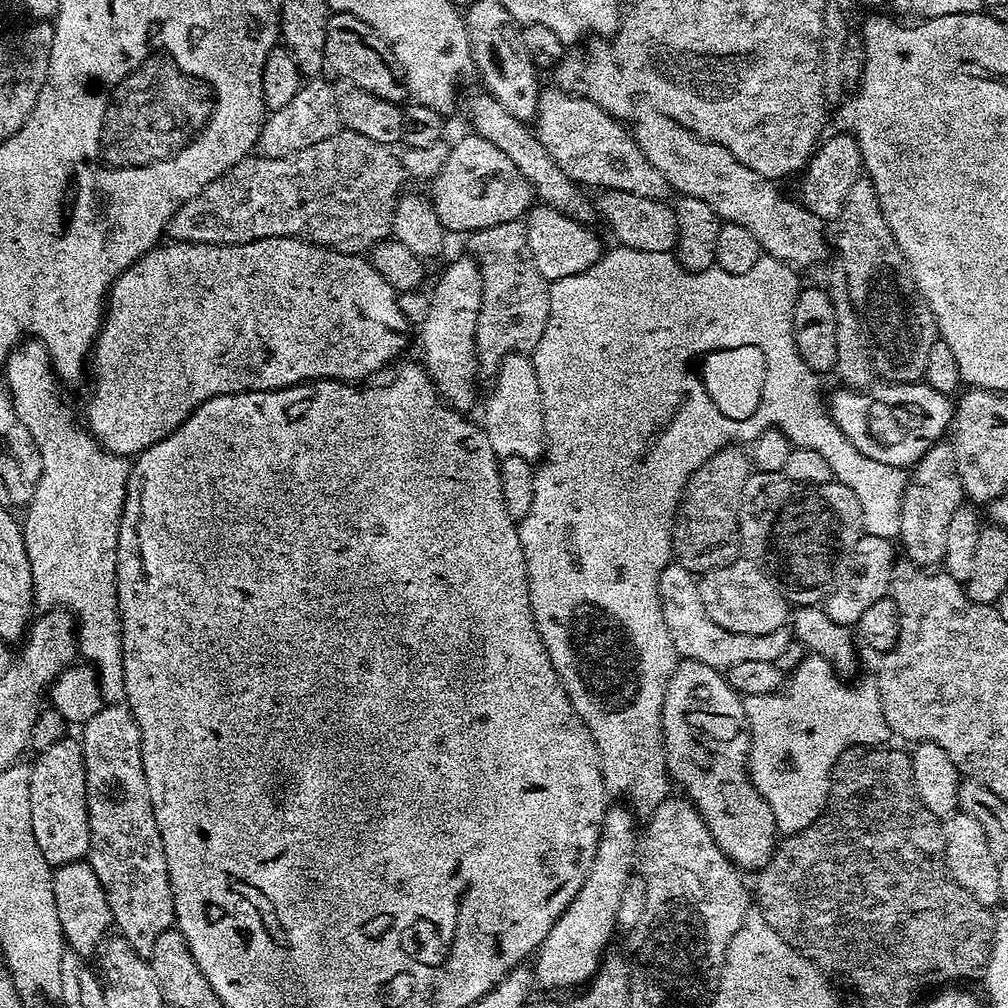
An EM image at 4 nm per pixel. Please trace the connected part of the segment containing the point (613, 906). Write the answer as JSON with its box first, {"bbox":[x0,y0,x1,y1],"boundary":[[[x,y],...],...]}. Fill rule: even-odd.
{"bbox":[534,807,638,988],"boundary":[[[609,807],[604,813],[604,820],[600,823],[600,840],[596,843],[594,858],[590,862],[590,870],[578,890],[574,894],[574,902],[566,906],[566,910],[550,926],[550,934],[541,942],[539,948],[534,953],[534,980],[537,985],[544,988],[576,988],[585,985],[596,975],[605,955],[604,947],[608,944],[608,939],[618,932],[616,919],[618,918],[618,906],[620,895],[626,887],[630,873],[634,868],[634,857],[638,852],[638,830],[634,828],[631,813],[625,808]]]}

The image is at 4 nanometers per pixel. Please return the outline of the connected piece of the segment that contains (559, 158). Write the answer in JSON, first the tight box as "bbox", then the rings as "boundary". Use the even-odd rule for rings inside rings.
{"bbox":[534,87,657,199],"boundary":[[[545,87],[536,99],[534,135],[542,150],[572,179],[573,184],[585,189],[622,190],[626,194],[638,194],[642,198],[657,199],[657,177],[648,167],[631,135],[624,136],[617,121],[604,112],[592,100],[578,94]]]}

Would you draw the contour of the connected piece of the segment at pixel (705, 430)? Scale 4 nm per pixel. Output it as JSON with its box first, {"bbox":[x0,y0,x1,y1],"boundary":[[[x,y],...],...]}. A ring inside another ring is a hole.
{"bbox":[518,246,909,818],"boundary":[[[612,246],[609,252],[607,249],[601,255],[597,264],[590,266],[590,270],[582,270],[582,274],[570,274],[570,278],[558,278],[551,281],[546,288],[548,317],[540,340],[530,352],[543,416],[542,459],[535,465],[532,474],[534,498],[530,501],[530,510],[526,510],[526,514],[518,521],[528,580],[528,605],[540,641],[558,674],[560,685],[566,690],[576,717],[582,721],[584,729],[594,742],[600,759],[605,793],[609,797],[621,796],[628,800],[627,807],[636,816],[640,815],[640,818],[647,818],[654,806],[658,806],[658,802],[662,802],[670,794],[670,777],[664,761],[664,738],[660,734],[660,704],[664,700],[664,687],[674,667],[674,653],[670,634],[666,634],[666,626],[662,622],[656,586],[660,571],[673,559],[672,517],[676,514],[676,505],[680,502],[684,483],[692,472],[698,470],[698,466],[702,466],[702,462],[706,462],[706,458],[710,458],[718,450],[737,442],[751,442],[768,429],[776,428],[788,439],[789,444],[822,454],[822,458],[826,458],[830,465],[833,477],[854,490],[858,506],[862,506],[862,522],[867,535],[892,540],[900,534],[900,502],[904,487],[908,484],[909,473],[903,468],[886,466],[858,454],[845,439],[840,428],[833,423],[825,405],[824,408],[820,405],[821,377],[804,365],[796,352],[792,337],[792,307],[798,291],[795,274],[797,275],[790,270],[789,265],[781,264],[767,254],[761,255],[760,261],[750,266],[746,274],[726,274],[719,270],[685,272],[676,264],[673,255]],[[728,344],[748,344],[748,388],[744,388],[744,404],[740,404],[740,416],[748,416],[748,420],[724,420],[720,412],[712,412],[712,404],[708,404],[708,396],[700,392],[700,384],[696,384],[696,380],[692,380],[692,376],[684,372],[684,360],[688,360],[692,352],[704,352],[704,348],[728,348]]]}

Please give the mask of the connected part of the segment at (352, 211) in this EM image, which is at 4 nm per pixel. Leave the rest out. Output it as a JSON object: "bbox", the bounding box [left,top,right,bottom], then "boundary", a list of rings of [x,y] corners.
{"bbox":[166,130,402,254],"boundary":[[[347,130],[333,131],[332,135],[322,138],[322,142],[314,142],[314,146],[306,146],[306,150],[298,150],[294,154],[286,154],[286,158],[266,158],[259,154],[249,154],[243,160],[239,160],[234,166],[230,166],[230,170],[226,170],[218,178],[214,178],[214,182],[210,182],[198,194],[194,194],[194,198],[190,198],[182,205],[175,214],[170,218],[166,227],[166,236],[169,241],[179,242],[181,244],[249,244],[255,240],[265,240],[266,238],[294,238],[295,240],[303,240],[305,244],[314,244],[317,248],[331,248],[334,252],[346,252],[349,254],[360,254],[369,249],[373,244],[380,243],[390,232],[390,202],[397,199],[398,193],[401,191],[400,180],[402,181],[402,169],[395,155],[391,156],[391,151],[385,150],[381,145],[370,142],[370,138],[362,138],[362,134],[354,134]]]}

